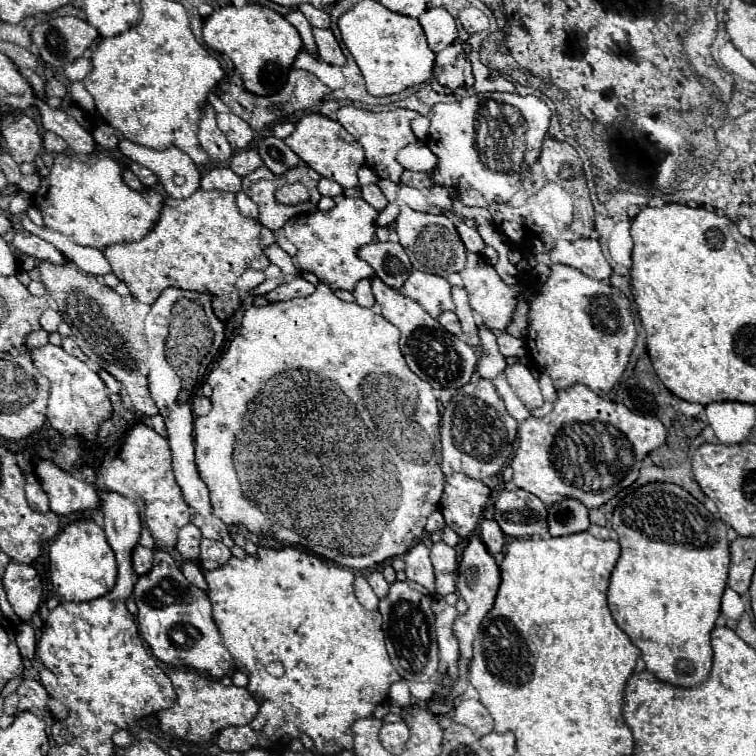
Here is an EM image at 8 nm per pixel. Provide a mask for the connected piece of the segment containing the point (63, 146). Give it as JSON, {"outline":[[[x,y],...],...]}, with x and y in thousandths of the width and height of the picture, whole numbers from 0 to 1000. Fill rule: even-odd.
{"outline":[[[60,176],[57,179],[57,197],[65,200],[65,202],[83,202],[83,200],[91,197],[91,192],[89,192],[86,184],[81,184],[70,176]]]}

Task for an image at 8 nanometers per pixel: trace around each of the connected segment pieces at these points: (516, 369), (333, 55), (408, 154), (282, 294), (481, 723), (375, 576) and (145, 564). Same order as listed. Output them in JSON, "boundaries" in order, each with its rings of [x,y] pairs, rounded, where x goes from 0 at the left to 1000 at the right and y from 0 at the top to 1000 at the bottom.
{"boundaries":[[[[681,480],[679,485],[673,485],[673,488],[668,491],[668,496],[671,496],[673,509],[681,515],[684,525],[689,528],[689,533],[692,533],[700,544],[710,541],[710,538],[718,533],[718,525],[716,525],[716,520],[713,520],[710,504],[708,504],[705,496],[702,496],[702,488],[697,488],[697,485],[689,483],[689,480]]],[[[414,36],[414,49],[417,49],[417,60],[419,60],[419,73],[440,86],[454,86],[456,83],[456,73],[454,73],[454,62],[451,57],[443,52],[443,46],[435,38],[422,38]]],[[[546,187],[525,202],[525,216],[533,218],[533,224],[544,226],[573,226],[575,213],[575,205],[557,187]]],[[[390,358],[388,364],[382,361],[377,377],[361,382],[361,385],[353,390],[353,396],[356,396],[356,398],[377,398],[377,396],[388,396],[388,393],[403,393],[403,390],[414,388],[414,382],[417,382],[417,380],[414,380],[411,374],[396,369],[396,366],[393,366],[393,358]]],[[[631,925],[610,927],[599,943],[599,951],[610,959],[623,962],[631,975],[639,975],[652,967],[652,948],[644,935]]],[[[493,753],[485,761],[485,771],[493,776],[493,782],[496,782],[499,790],[507,790],[512,784],[512,779],[515,779],[515,769],[507,763],[507,758],[501,753]]],[[[187,718],[179,721],[173,745],[176,745],[179,758],[192,758],[192,755],[197,755],[200,747],[202,747],[202,726],[197,726],[197,724],[187,721]]]]}

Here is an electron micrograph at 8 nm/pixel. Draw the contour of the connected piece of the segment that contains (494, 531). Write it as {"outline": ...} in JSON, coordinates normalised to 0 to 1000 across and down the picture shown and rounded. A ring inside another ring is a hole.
{"outline":[[[636,689],[636,716],[649,734],[657,734],[665,726],[665,705],[655,689]]]}

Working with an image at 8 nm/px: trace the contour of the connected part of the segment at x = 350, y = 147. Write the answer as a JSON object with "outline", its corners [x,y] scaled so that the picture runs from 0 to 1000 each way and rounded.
{"outline":[[[401,152],[393,160],[390,173],[377,184],[377,189],[396,205],[398,213],[403,213],[409,221],[414,221],[427,234],[446,239],[454,250],[472,250],[472,253],[476,250],[480,263],[496,279],[507,279],[512,274],[513,266],[499,245],[479,246],[475,242],[472,224],[480,218],[480,197],[470,187],[470,181],[456,173],[456,168],[451,163],[446,163],[435,155],[427,155],[427,152]]]}

